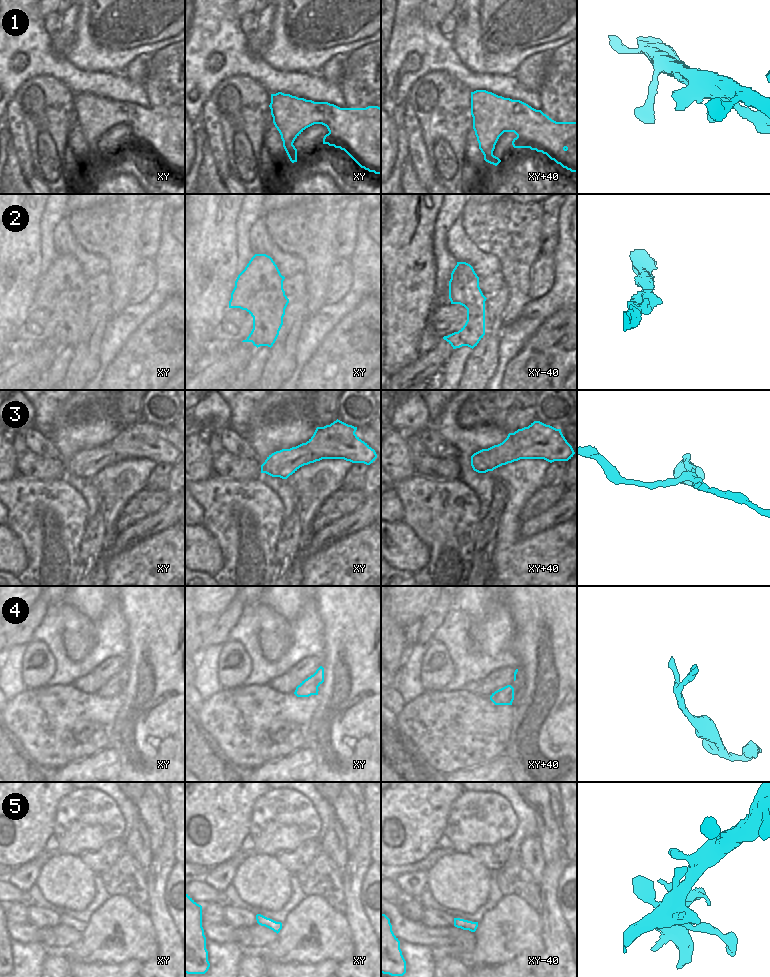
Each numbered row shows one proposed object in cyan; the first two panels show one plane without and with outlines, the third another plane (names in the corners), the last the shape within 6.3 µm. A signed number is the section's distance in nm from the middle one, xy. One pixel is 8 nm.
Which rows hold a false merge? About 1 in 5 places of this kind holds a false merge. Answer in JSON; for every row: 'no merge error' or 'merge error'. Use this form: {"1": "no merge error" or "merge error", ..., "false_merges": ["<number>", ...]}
{"1": "no merge error", "2": "no merge error", "3": "no merge error", "4": "no merge error", "5": "merge error", "false_merges": ["5"]}

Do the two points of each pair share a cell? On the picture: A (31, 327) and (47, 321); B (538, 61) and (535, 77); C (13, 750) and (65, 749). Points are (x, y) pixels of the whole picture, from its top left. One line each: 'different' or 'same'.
A: same
B: same
C: different

